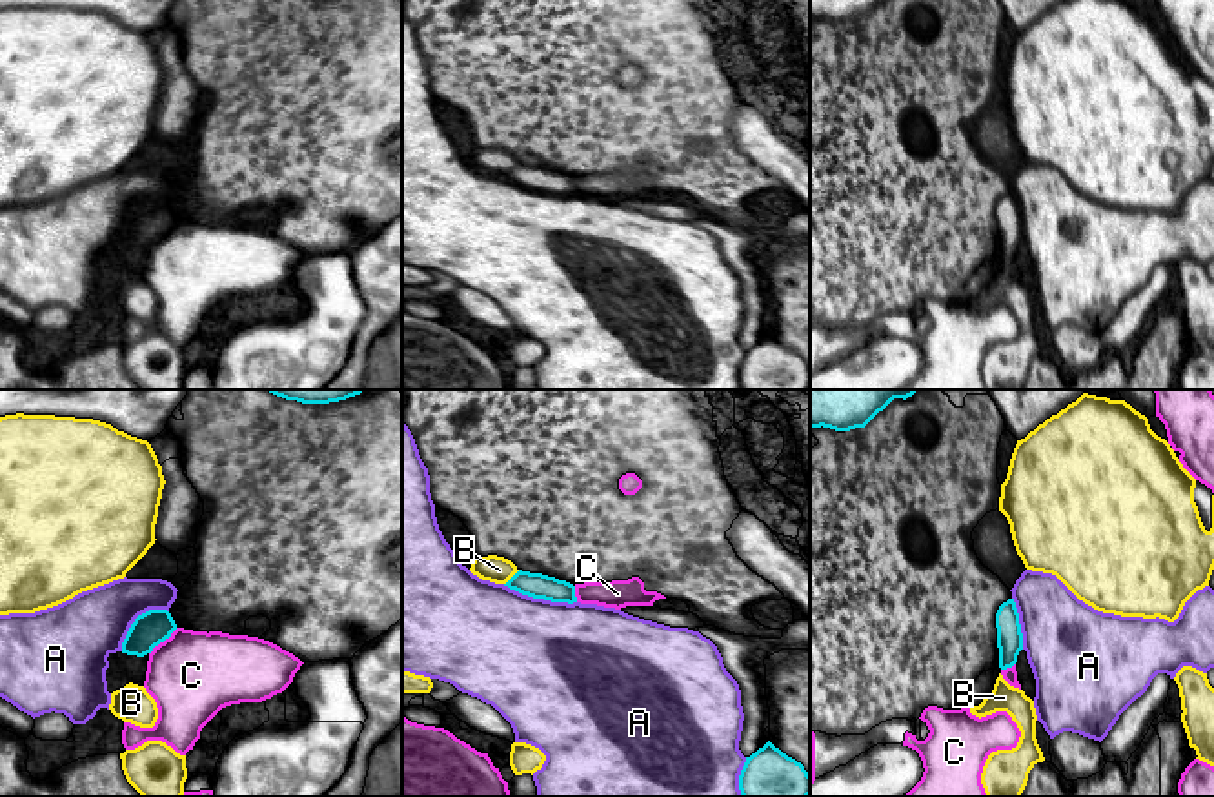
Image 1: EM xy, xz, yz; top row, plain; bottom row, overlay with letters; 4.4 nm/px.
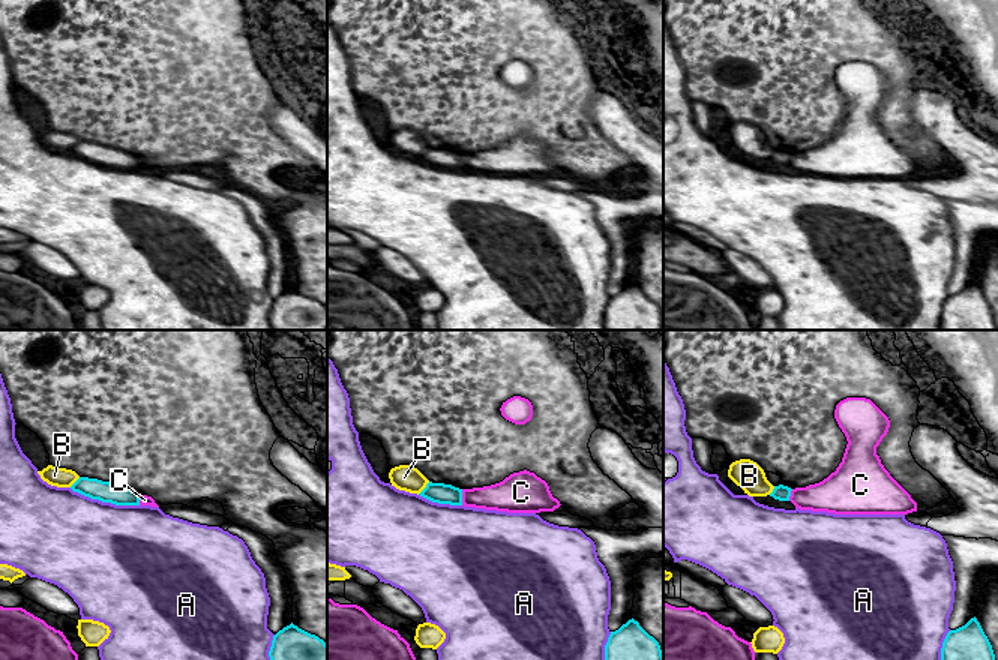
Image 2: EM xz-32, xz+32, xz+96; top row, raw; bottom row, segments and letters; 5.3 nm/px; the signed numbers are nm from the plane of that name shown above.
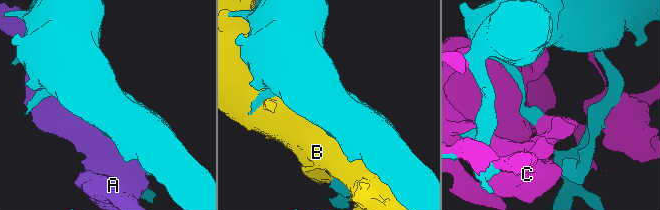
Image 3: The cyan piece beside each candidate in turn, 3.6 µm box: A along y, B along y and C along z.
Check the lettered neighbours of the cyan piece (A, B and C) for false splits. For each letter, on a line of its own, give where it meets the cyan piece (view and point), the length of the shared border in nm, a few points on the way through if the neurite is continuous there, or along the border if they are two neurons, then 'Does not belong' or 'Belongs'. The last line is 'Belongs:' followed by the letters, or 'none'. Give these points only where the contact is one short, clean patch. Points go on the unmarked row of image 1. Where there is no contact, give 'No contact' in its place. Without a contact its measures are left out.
A: Touches cyan at xz (539, 190). Shared border 340 nm. Does not belong
B: Touches cyan at xz (512, 170). Shared border 100 nm. Does not belong
C: Touches cyan at xy (162, 233). Shared border 170 nm. Does not belong
Belongs: none

